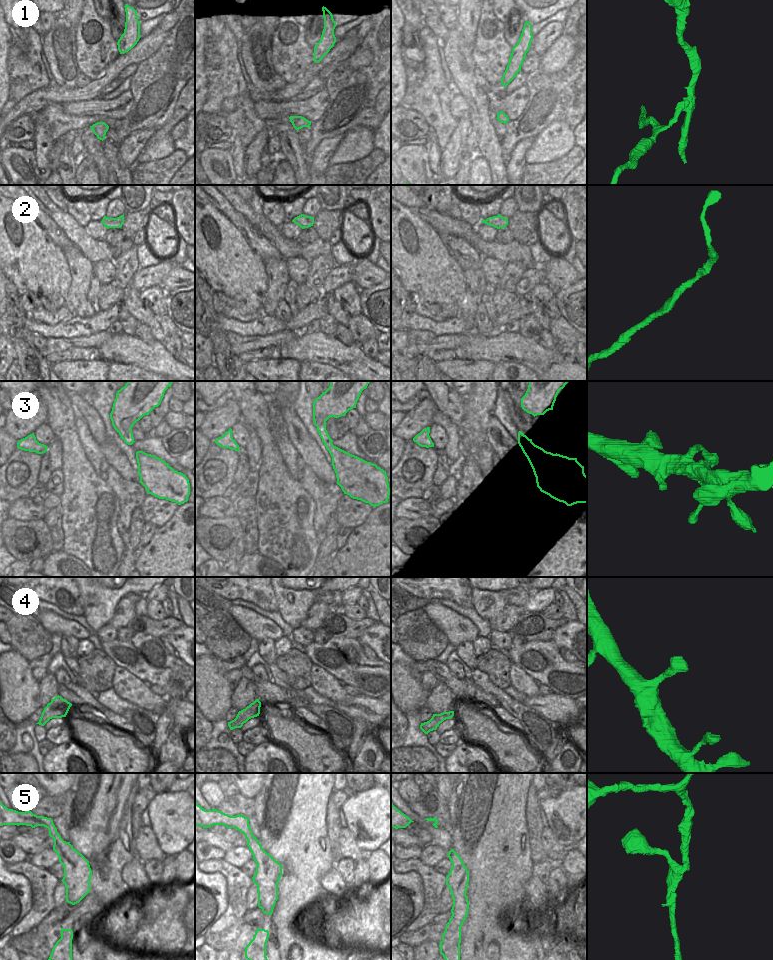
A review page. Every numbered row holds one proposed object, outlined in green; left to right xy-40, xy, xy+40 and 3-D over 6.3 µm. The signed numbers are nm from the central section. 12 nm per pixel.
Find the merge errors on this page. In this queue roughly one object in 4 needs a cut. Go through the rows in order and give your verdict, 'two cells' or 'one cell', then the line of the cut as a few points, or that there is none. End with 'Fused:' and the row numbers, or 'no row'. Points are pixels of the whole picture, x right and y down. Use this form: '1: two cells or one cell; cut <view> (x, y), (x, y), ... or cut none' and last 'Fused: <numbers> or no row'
1: two cells; cut xy+40 (497, 117), (505, 123)
2: one cell; cut none
3: one cell; cut none
4: one cell; cut none
5: one cell; cut none
Fused: 1

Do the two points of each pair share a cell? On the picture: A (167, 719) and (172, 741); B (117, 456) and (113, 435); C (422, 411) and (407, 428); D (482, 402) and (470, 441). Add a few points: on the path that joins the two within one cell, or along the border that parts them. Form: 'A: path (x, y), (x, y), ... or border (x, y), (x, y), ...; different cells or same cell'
A: border (174, 723), (159, 752); different cells
B: border (103, 423), (105, 436), (119, 448), (129, 462); different cells
C: path (420, 415), (411, 424); same cell
D: path (477, 412), (473, 431); same cell

